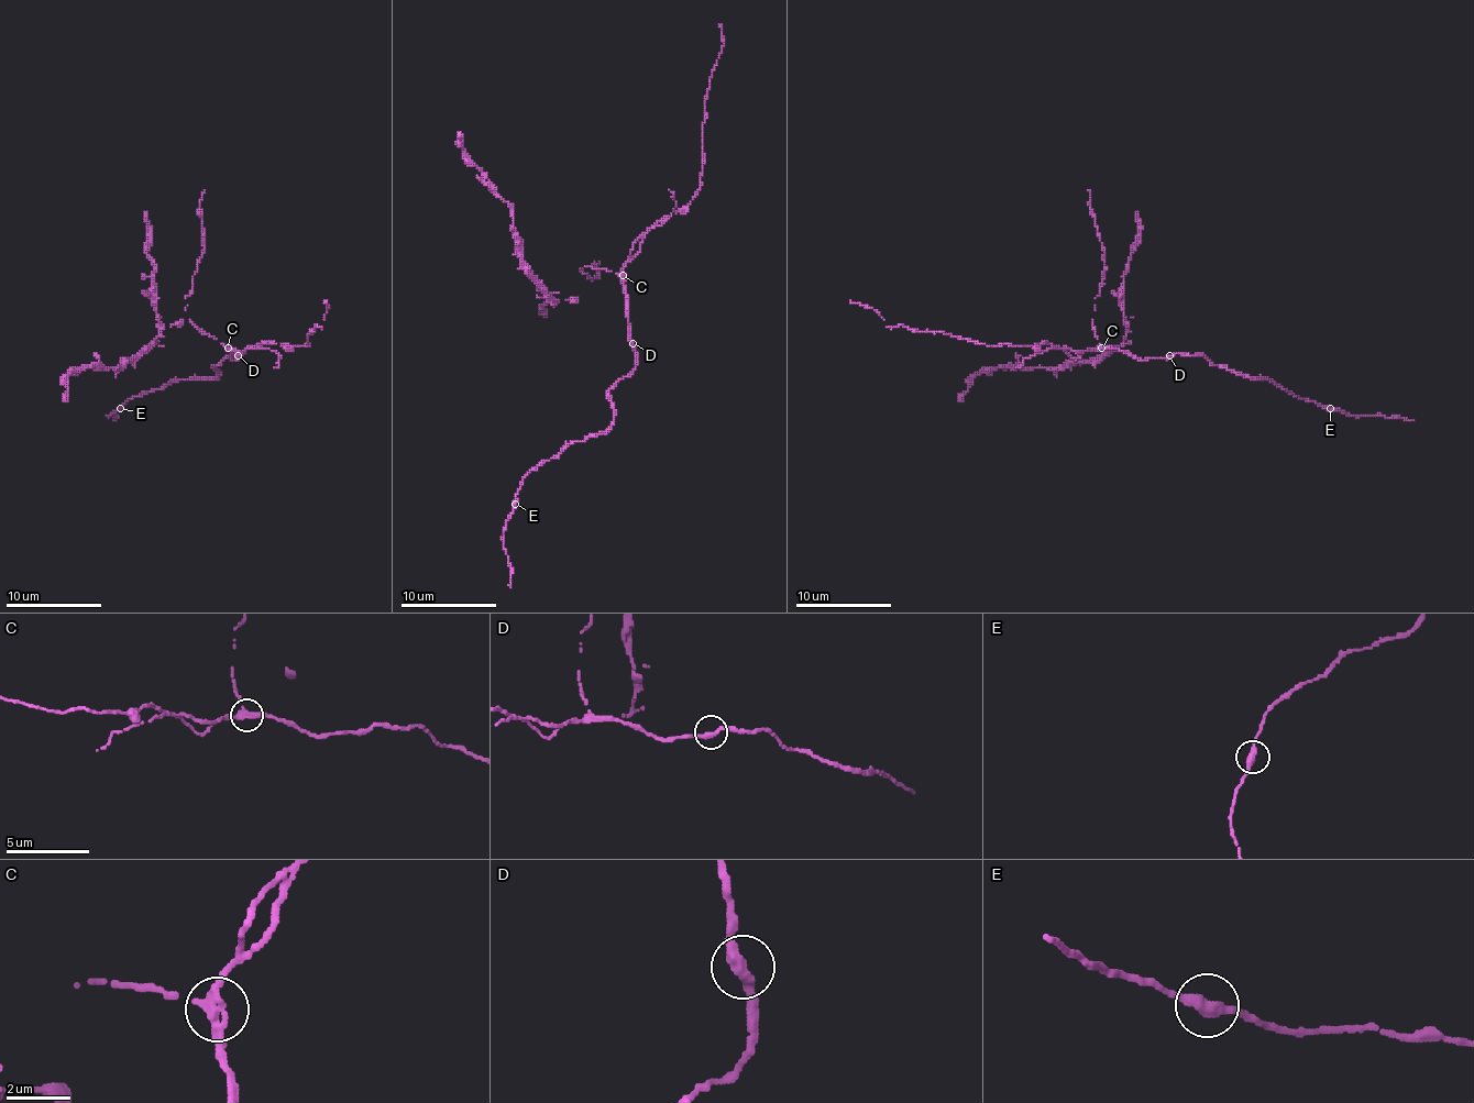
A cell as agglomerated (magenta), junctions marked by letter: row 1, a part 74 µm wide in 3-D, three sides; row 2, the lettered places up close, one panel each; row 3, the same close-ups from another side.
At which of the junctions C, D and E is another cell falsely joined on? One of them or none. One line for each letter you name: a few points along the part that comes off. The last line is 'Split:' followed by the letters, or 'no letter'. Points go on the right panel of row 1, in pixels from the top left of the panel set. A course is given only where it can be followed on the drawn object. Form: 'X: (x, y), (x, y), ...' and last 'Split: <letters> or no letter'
Split: no letter

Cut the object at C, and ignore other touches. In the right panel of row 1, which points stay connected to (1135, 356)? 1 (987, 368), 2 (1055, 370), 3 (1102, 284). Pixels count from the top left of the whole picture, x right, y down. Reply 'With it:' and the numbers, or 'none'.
With it: 1, 2

